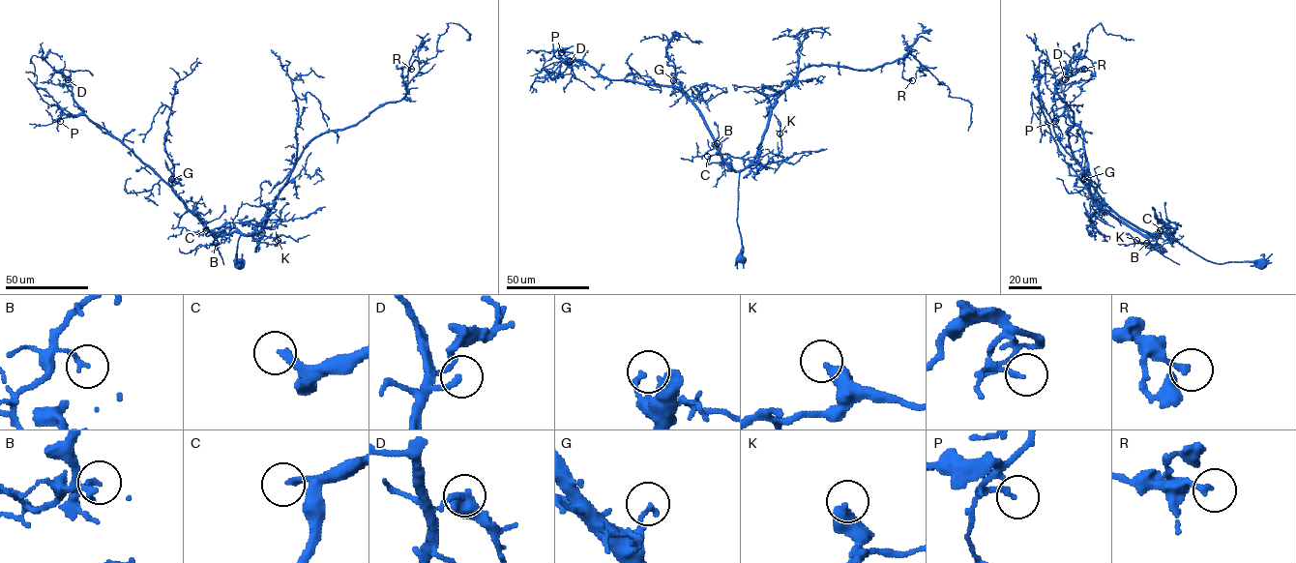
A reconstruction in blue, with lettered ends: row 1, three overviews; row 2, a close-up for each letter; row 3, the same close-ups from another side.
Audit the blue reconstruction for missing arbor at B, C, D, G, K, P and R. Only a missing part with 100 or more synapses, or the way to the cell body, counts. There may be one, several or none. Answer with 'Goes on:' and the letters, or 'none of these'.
Goes on: C

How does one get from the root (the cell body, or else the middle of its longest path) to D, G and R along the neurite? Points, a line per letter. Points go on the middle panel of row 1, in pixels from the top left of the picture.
D: (741, 258), (737, 222), (741, 170), (723, 159), (695, 105), (677, 87), (608, 79), (589, 65), (570, 61)
G: (741, 258), (743, 246), (737, 222), (741, 170), (736, 171), (723, 159), (704, 117), (672, 84), (673, 80)
R: (741, 258), (739, 174), (794, 77), (812, 65), (874, 70), (907, 52), (902, 76), (912, 80)

